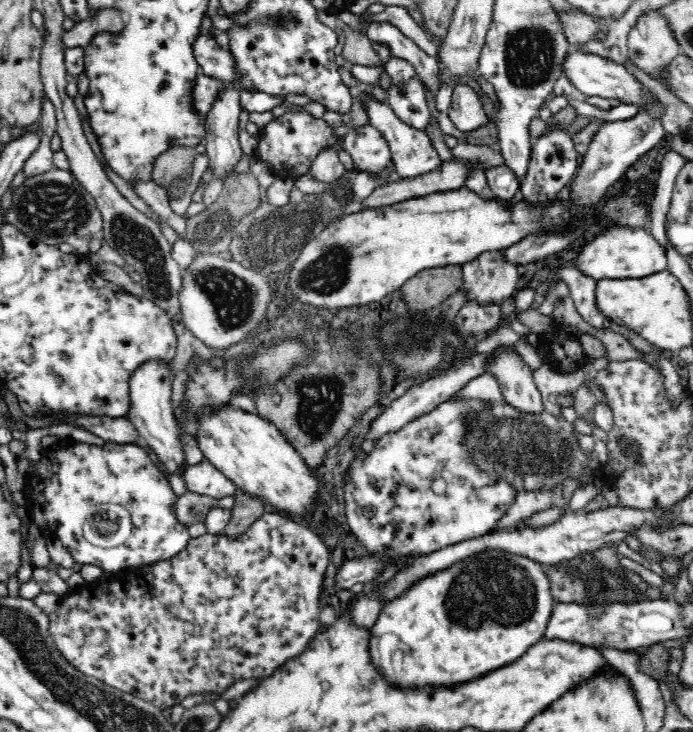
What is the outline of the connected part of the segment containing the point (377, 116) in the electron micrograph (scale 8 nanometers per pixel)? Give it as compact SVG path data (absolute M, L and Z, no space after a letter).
M372 95L365 100L365 107L367 108L369 123L378 129L384 139L388 141L391 161L400 179L412 179L442 167L443 161L437 154L433 142L426 134L426 131L418 130L402 122L398 115L389 107L388 103L378 101Z

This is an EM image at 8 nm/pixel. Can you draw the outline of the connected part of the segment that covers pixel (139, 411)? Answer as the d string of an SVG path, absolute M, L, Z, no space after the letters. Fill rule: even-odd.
M148 360L138 366L130 378L130 411L128 418L145 443L153 450L158 460L164 465L170 476L178 476L180 468L185 461L185 454L178 437L178 424L176 422L171 403L172 368L163 360Z

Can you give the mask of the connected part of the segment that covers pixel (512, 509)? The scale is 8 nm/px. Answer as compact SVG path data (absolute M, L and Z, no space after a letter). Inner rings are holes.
M540 487L535 491L520 491L516 500L508 506L506 514L496 524L495 530L510 529L523 518L535 512L548 510L552 506L552 491L548 487Z

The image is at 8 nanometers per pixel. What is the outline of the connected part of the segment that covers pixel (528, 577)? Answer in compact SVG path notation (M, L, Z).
M486 550L472 558L452 564L452 568L432 573L411 584L400 596L388 601L371 630L369 640L372 663L394 686L438 684L450 686L472 682L476 676L518 660L526 650L545 636L555 604L550 579L542 563L524 556Z

